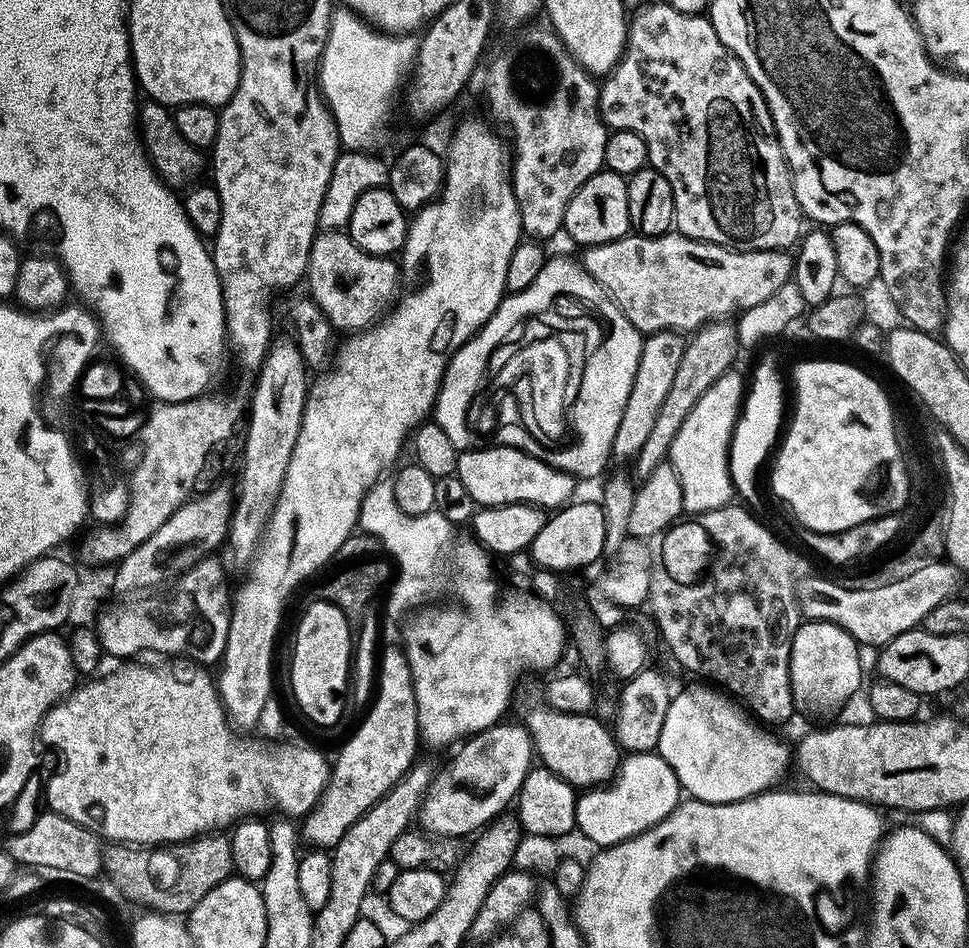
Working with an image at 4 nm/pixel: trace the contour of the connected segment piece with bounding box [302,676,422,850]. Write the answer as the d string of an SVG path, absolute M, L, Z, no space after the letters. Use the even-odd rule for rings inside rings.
M406 676L400 680L378 680L378 691L384 700L378 702L373 699L364 725L341 750L340 757L334 760L328 788L303 821L303 839L308 839L313 849L336 849L353 826L413 771L416 751L422 748L414 682L406 680Z

